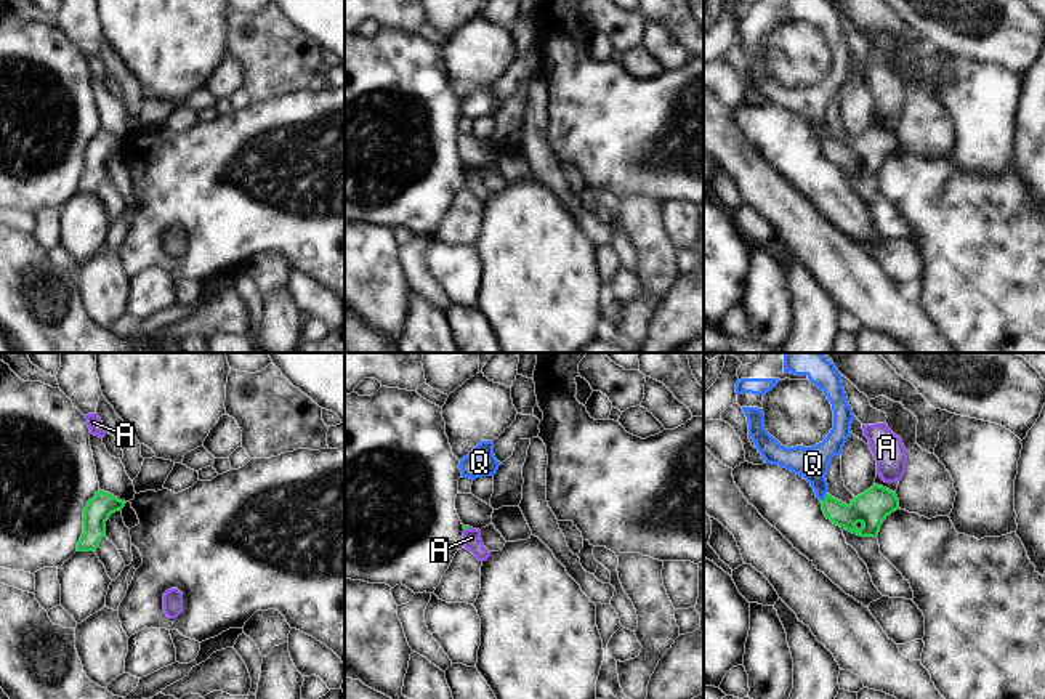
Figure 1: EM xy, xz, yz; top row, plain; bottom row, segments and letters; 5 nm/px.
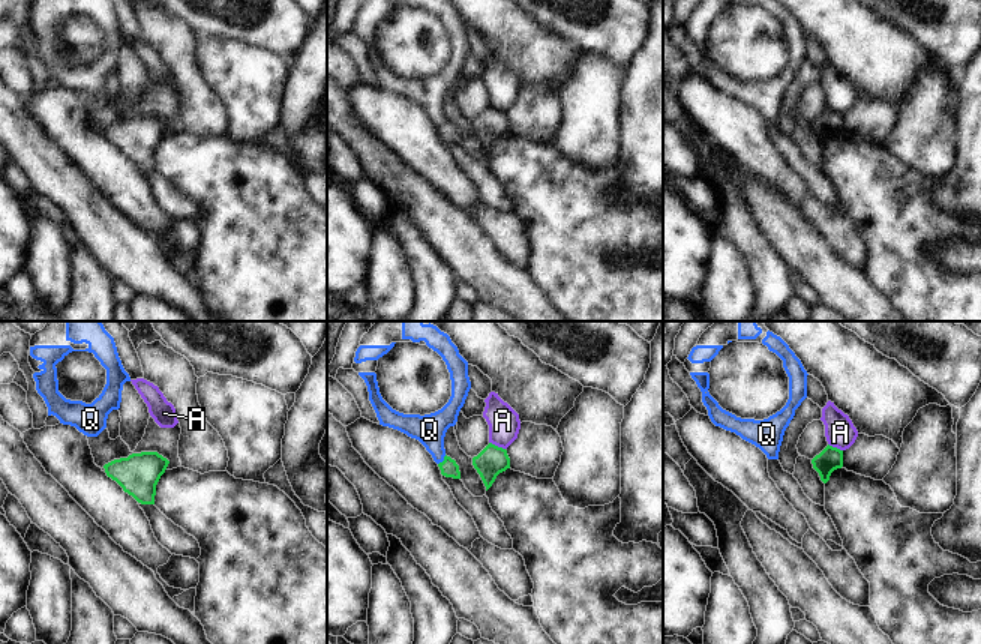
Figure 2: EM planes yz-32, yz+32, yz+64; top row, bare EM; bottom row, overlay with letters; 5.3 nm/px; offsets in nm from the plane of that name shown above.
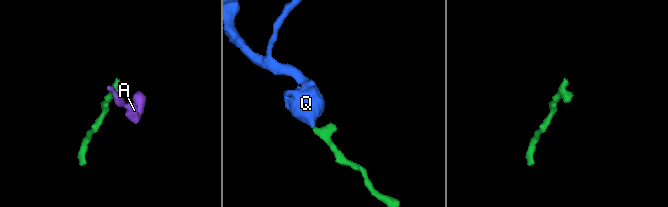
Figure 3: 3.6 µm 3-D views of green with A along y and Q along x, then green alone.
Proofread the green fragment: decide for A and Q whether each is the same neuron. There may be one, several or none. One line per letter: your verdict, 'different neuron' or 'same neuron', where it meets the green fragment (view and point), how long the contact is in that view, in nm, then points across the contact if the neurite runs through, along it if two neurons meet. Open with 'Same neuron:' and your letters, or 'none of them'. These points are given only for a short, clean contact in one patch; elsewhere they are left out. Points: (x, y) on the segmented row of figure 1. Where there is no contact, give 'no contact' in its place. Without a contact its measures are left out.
Same neuron: Q
A: different neuron; meets green in xz at (467, 528); contact 40 nm long; border along xz (470, 528), (465, 531)
Q: same neuron; meets green in yz at (826, 497); contact 50 nm long; runs through yz (872, 507), (839, 510), (826, 497), (813, 464)

